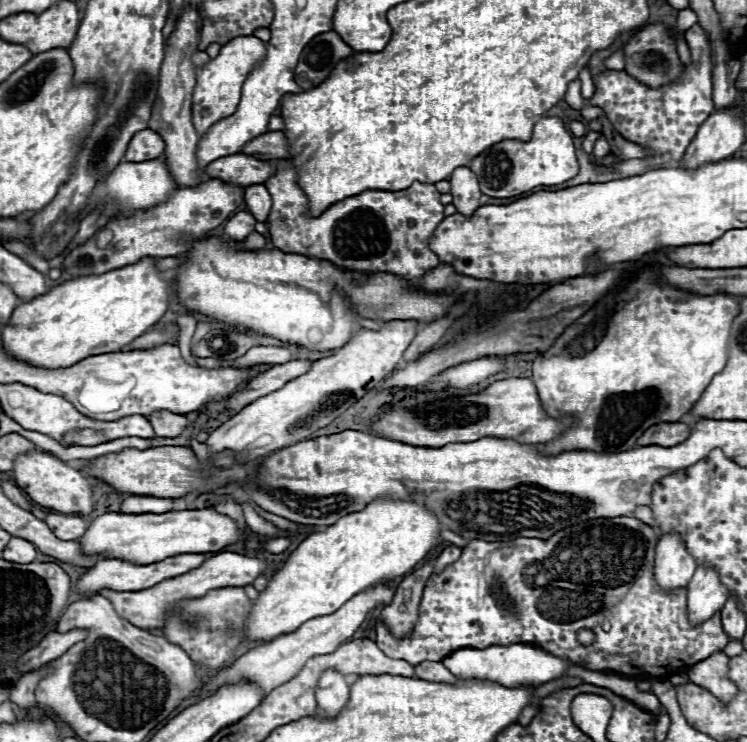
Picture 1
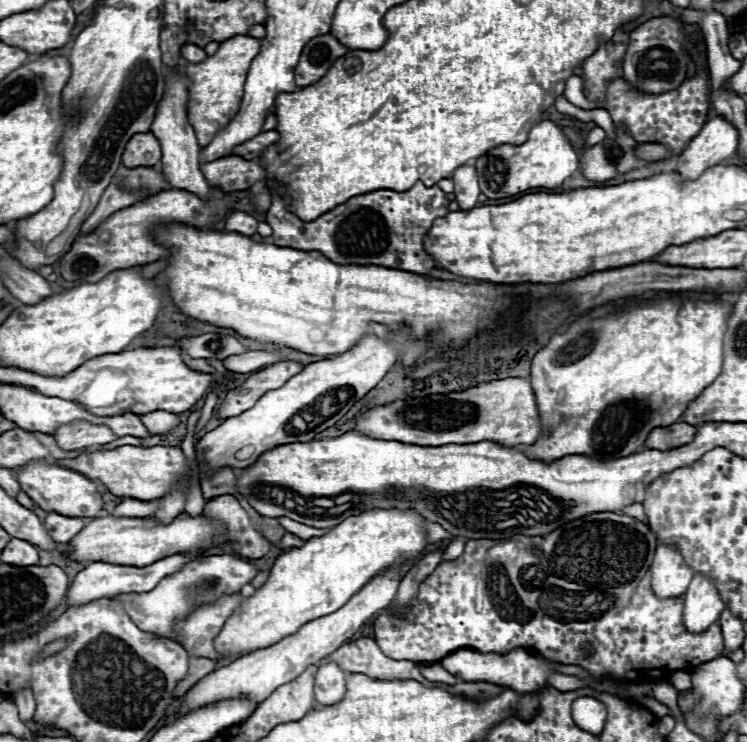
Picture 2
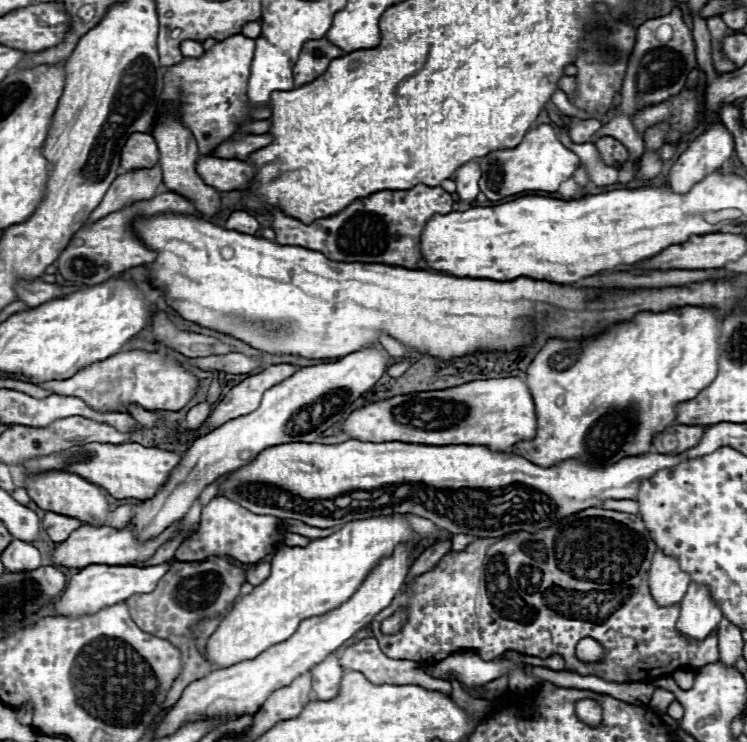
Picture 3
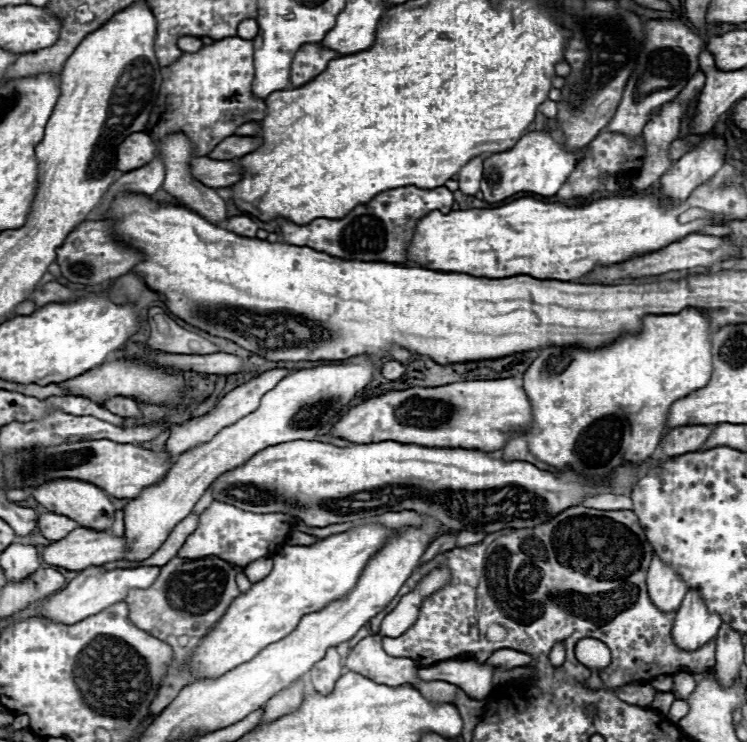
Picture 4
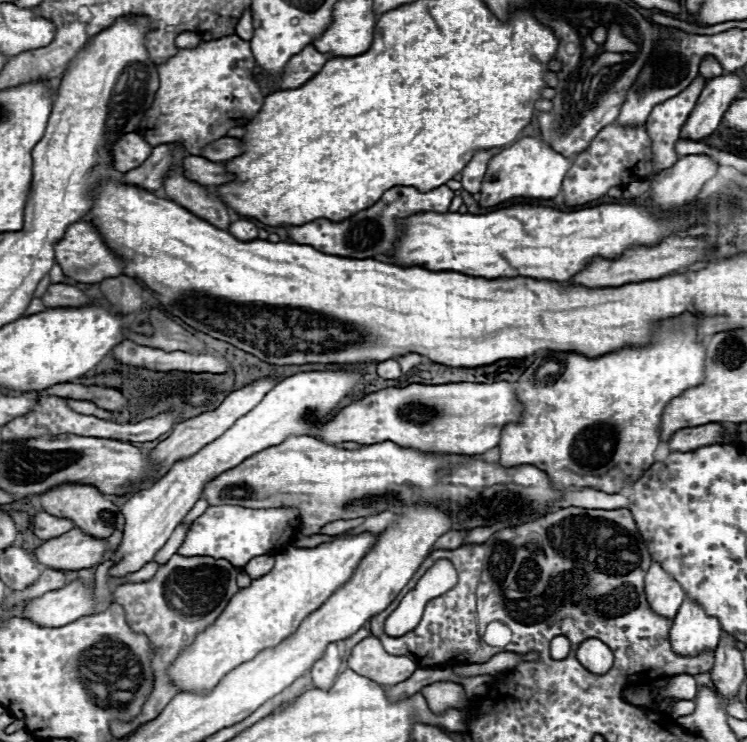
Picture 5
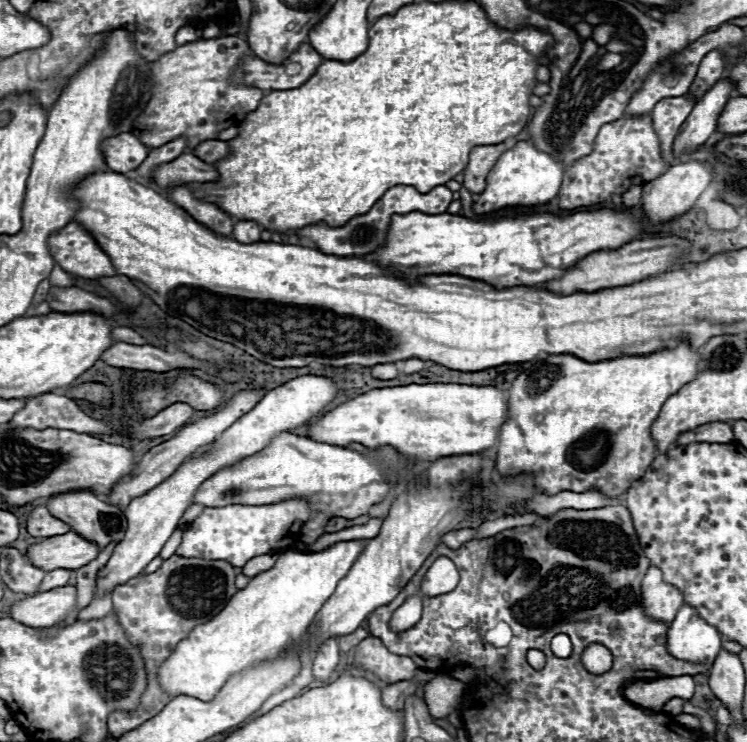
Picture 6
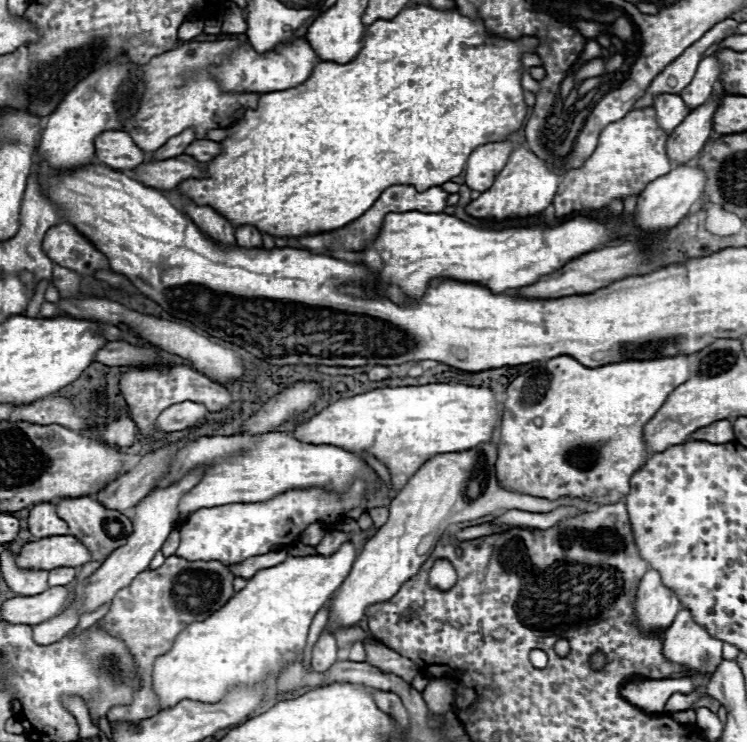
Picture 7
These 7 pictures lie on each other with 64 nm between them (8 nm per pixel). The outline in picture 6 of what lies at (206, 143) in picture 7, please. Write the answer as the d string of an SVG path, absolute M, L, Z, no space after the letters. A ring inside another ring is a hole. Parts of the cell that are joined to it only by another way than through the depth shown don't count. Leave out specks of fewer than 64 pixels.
M206 140L202 142L194 154L200 158L200 160L206 160L208 164L214 164L222 158L226 158L230 154L230 146L226 140Z

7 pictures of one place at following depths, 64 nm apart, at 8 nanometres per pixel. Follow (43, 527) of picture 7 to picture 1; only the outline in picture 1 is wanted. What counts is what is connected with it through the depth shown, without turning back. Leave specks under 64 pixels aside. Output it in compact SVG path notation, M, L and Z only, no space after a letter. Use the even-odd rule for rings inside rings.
M48 514L46 524L60 540L78 540L88 528L88 522L76 514Z

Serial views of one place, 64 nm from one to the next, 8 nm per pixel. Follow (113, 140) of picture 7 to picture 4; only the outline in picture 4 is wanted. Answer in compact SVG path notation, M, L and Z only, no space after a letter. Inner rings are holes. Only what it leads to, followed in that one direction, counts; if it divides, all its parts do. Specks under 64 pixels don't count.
M134 132L130 134L120 146L118 146L118 170L130 172L140 166L146 166L156 158L156 142L146 132Z

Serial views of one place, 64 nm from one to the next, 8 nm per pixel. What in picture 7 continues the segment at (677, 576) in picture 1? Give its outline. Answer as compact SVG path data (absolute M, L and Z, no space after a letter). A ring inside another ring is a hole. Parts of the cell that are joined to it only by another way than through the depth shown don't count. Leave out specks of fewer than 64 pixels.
M648 570L640 580L636 594L636 618L644 632L664 630L672 624L674 616L682 608L678 596L660 582L656 570Z

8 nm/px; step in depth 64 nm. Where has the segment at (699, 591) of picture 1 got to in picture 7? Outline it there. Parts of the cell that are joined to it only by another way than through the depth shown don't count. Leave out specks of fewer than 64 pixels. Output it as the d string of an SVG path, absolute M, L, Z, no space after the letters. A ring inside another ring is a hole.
M682 608L664 632L662 652L668 660L686 666L688 674L712 674L722 660L722 640L714 638Z

